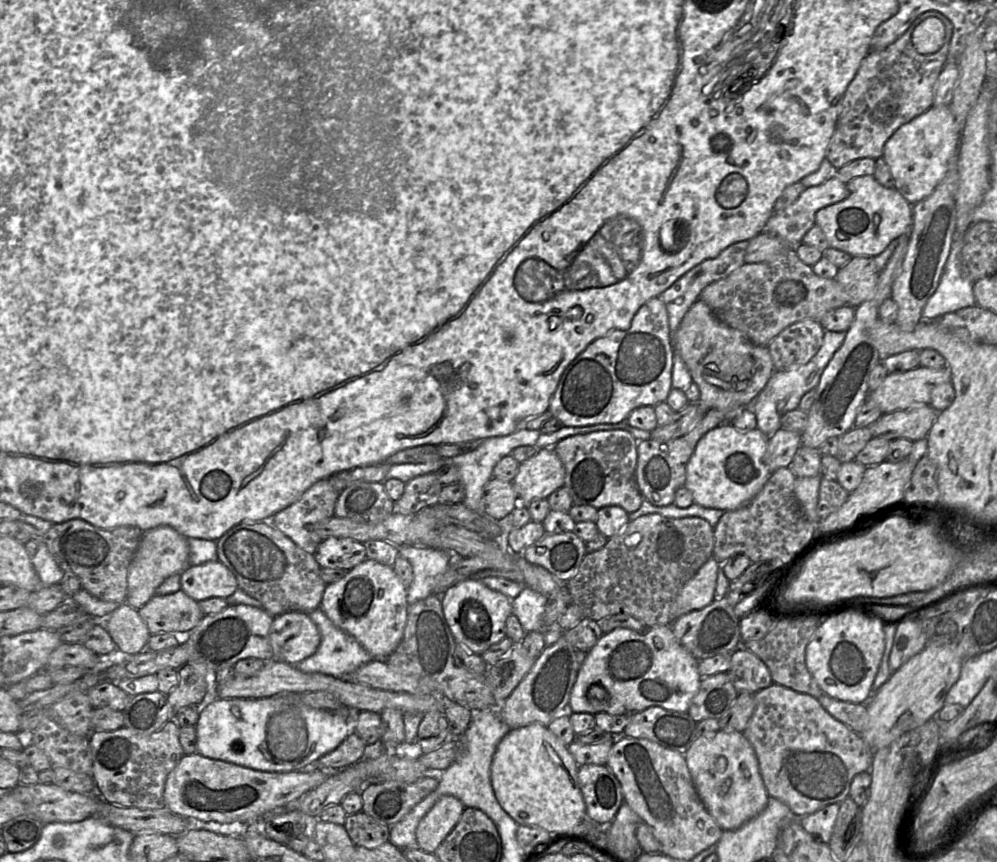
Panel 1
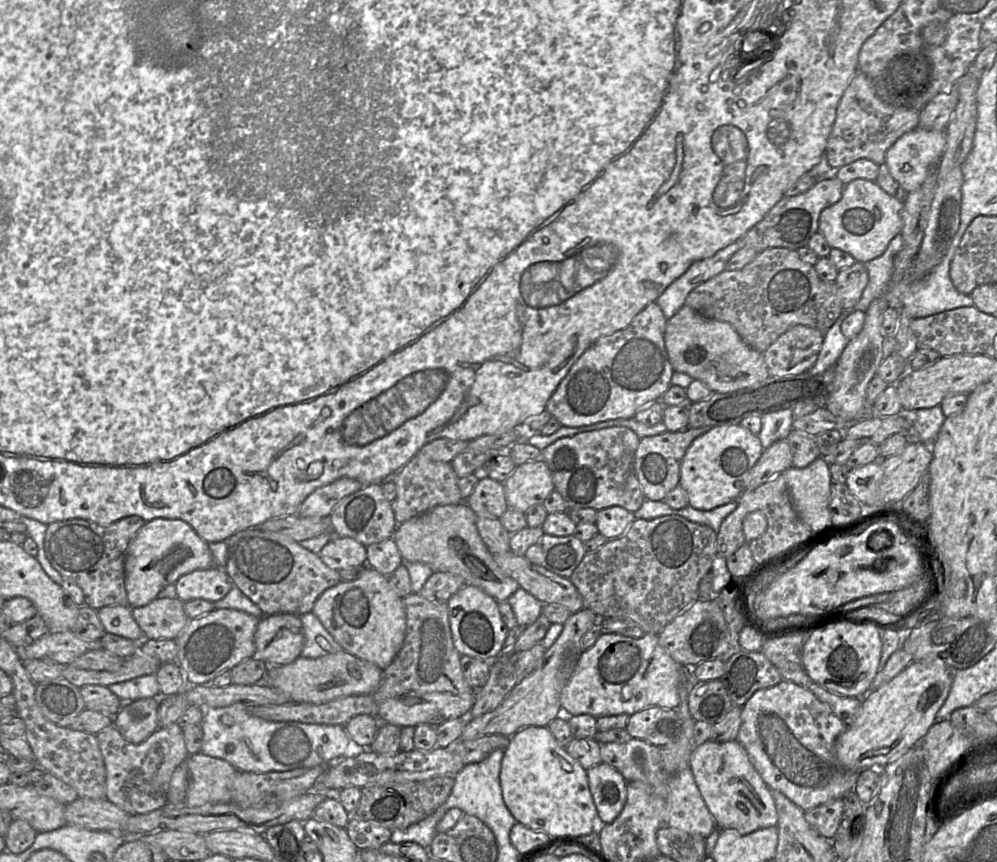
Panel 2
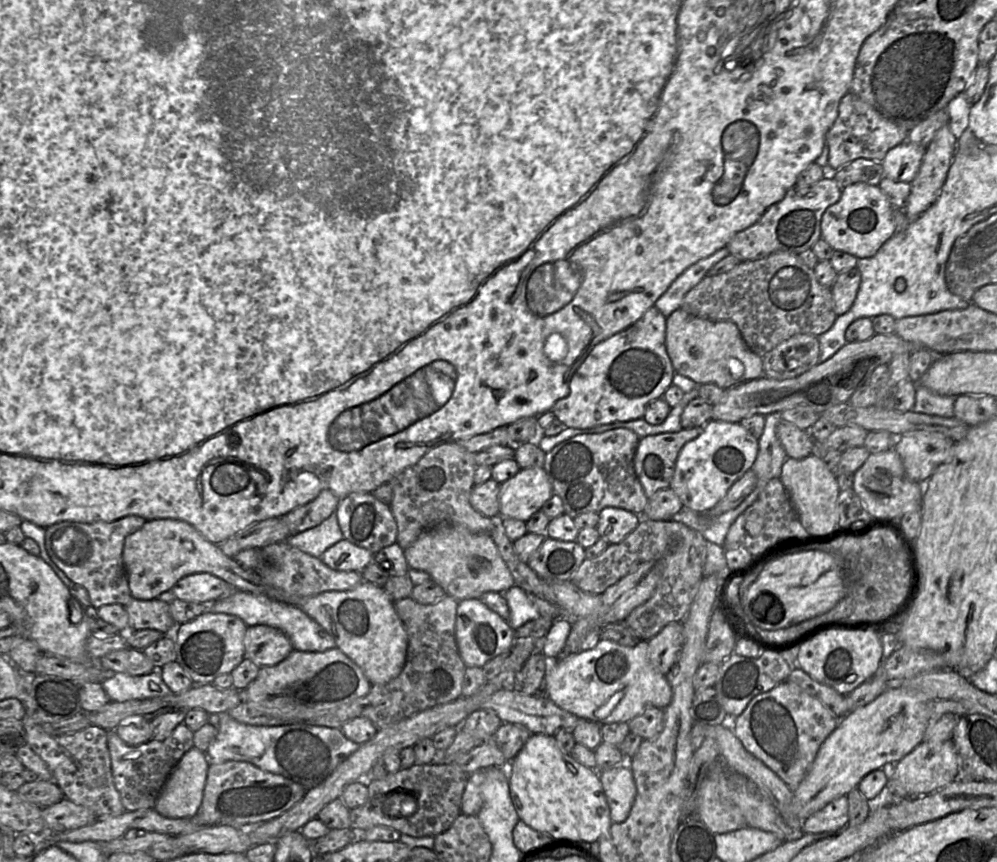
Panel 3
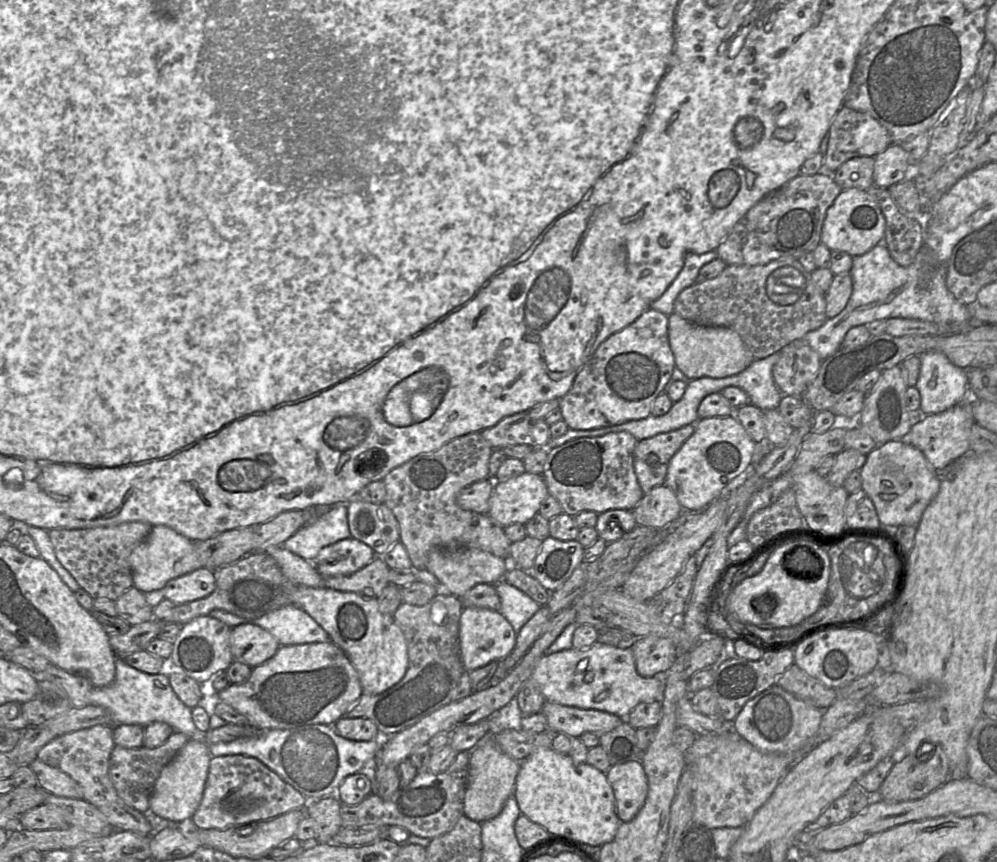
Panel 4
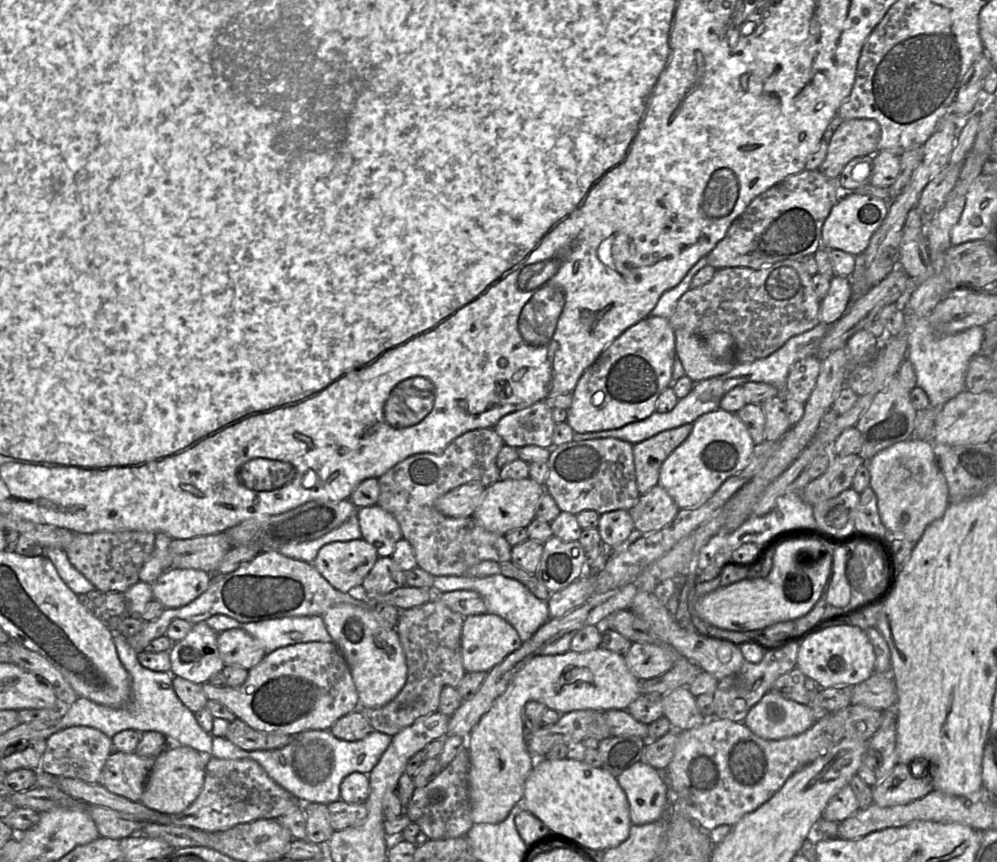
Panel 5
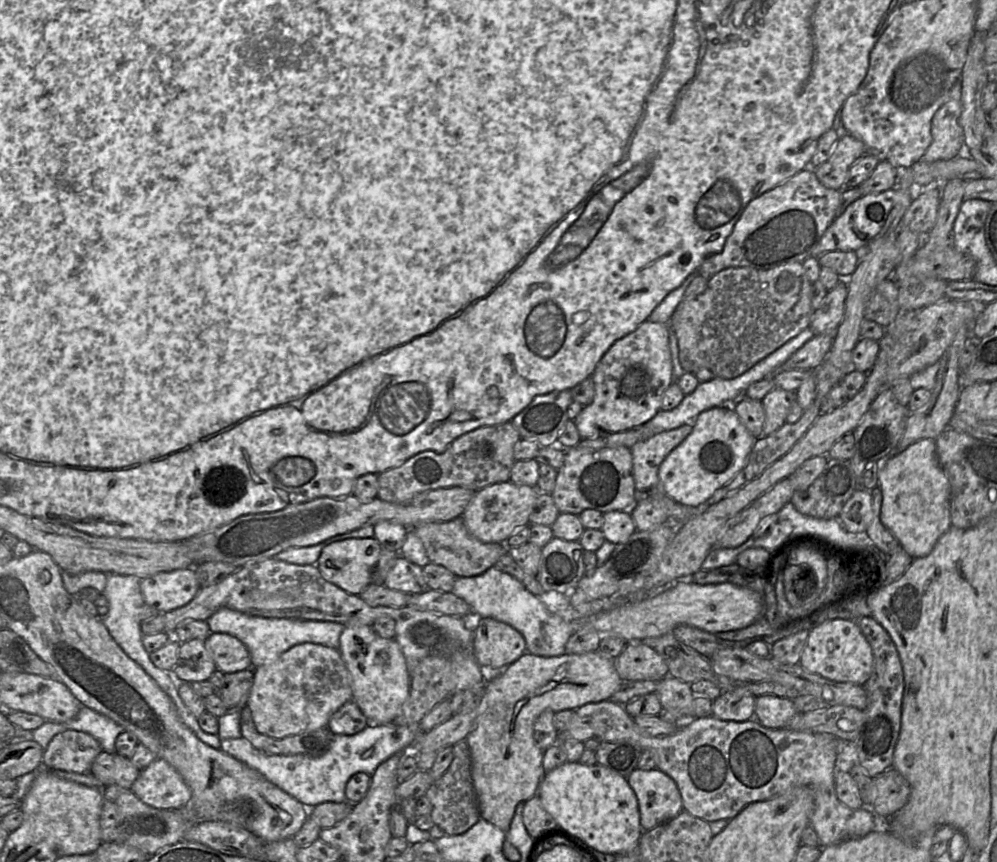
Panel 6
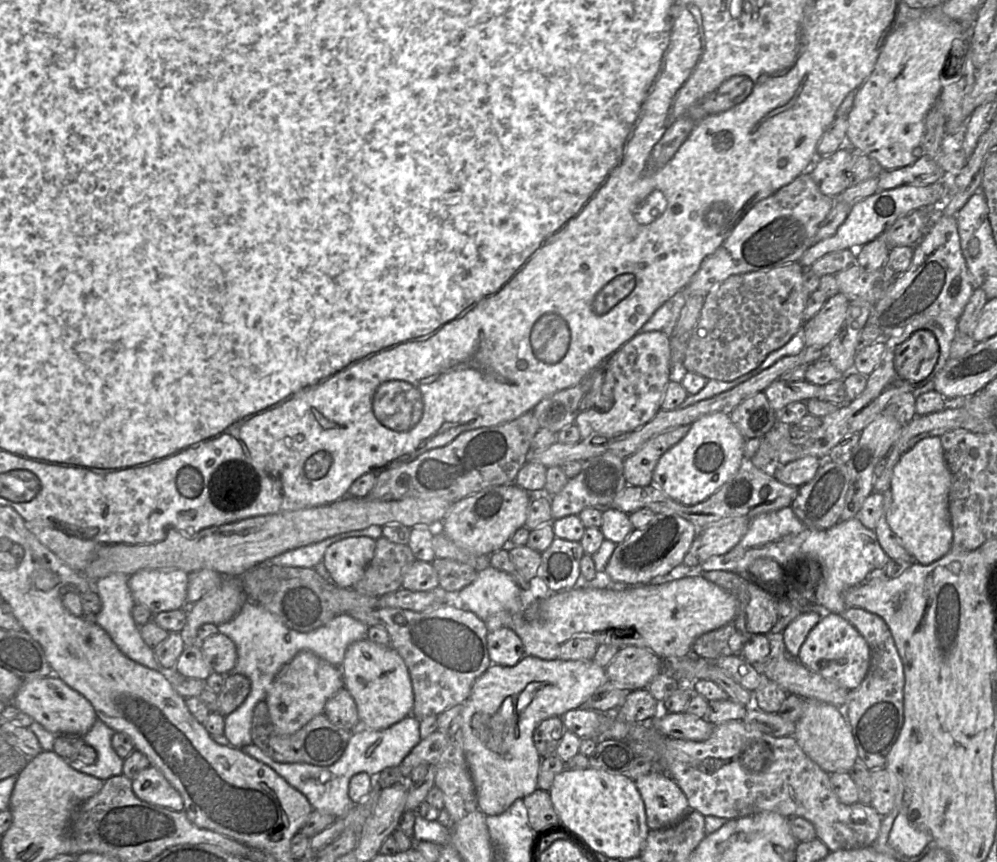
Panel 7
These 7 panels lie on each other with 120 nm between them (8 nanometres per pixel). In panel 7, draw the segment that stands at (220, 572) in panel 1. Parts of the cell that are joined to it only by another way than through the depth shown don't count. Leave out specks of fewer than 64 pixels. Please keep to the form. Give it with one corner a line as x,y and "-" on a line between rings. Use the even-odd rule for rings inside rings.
141,570
129,576
128,586
135,602
147,607
153,615
181,608
187,609
188,573
183,570

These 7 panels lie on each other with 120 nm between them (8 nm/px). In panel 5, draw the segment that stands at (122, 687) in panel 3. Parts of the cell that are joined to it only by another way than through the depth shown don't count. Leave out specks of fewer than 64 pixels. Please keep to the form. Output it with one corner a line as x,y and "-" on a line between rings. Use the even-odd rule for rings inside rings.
116,632
114,642
119,660
131,679
131,694
128,703
119,708
111,708
80,697
71,706
64,708
64,714
60,719
63,728
92,727
111,739
124,730
136,730
140,733
156,731
167,737
168,746
189,746
204,756
210,757
213,736
198,725
194,713
177,697
172,685
172,675
169,672
155,672
143,667
137,657
139,652
129,645
125,637
-
160,683
166,684
167,688
161,688

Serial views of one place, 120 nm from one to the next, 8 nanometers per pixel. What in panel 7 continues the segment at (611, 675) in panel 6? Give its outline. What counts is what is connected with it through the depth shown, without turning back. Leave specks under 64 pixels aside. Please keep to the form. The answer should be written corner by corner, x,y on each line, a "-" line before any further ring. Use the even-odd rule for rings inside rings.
525,654
525,656
514,666
491,664
488,669
474,681
470,694
463,703
462,725
460,727
459,735
466,762
475,785
478,809
486,815
499,815
507,810
516,799
524,798
536,790
538,788
538,771
542,757
538,753
533,742
534,729
544,719
553,716
561,717
567,711
584,705
593,693
607,681
608,677
606,675
605,668
599,666
593,660
561,660
559,658
554,660
543,660
535,656

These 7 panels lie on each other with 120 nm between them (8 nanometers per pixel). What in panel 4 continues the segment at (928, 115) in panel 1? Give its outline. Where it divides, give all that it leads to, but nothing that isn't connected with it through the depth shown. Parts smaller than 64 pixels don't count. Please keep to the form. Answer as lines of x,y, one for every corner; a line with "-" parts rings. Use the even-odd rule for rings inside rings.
892,143
874,161
873,180
878,187
888,188
911,174
912,162
902,143

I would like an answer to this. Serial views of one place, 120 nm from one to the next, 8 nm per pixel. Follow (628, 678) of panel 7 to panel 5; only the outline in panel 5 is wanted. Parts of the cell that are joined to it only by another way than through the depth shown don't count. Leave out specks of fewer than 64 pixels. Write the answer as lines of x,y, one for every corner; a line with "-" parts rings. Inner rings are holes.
632,643
624,658
628,669
638,680
660,676
674,666
668,652
658,645
648,643

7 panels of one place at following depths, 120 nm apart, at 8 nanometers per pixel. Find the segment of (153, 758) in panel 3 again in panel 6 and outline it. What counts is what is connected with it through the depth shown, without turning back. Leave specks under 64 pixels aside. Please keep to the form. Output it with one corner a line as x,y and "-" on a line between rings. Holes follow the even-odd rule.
101,752
94,760
90,773
97,778
104,787
118,785
131,789
140,775
130,758
115,753

